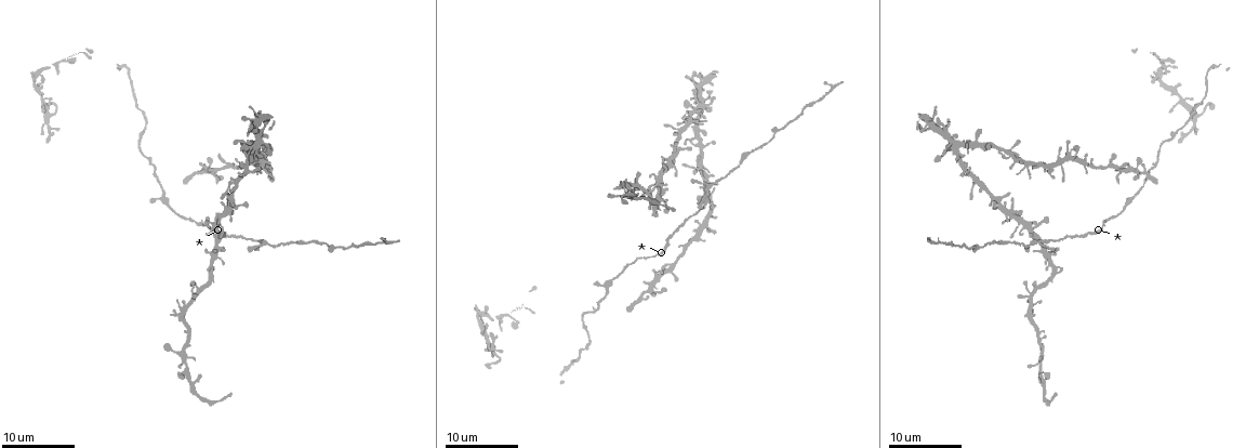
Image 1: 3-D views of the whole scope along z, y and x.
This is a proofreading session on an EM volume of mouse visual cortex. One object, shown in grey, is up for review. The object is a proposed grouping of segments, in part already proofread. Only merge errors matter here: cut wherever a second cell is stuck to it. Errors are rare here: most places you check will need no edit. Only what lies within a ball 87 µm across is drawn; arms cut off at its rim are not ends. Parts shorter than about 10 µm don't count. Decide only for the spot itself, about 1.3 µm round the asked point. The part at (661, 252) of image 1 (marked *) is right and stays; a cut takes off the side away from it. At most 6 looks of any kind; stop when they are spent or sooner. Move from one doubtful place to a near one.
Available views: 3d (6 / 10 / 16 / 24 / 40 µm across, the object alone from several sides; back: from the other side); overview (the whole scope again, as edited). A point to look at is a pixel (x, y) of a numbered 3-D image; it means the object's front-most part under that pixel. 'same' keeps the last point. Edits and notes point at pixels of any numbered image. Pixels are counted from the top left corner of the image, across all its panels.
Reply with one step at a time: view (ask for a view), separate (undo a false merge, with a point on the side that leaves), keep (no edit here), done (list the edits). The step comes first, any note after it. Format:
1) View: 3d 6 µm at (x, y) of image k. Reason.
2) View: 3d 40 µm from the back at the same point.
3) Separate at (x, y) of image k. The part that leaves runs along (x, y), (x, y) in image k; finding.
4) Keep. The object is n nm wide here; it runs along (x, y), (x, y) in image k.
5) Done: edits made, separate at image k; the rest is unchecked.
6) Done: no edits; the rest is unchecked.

View: 3d 24 µm at (1036, 243) of image 1. Sudden change in width.

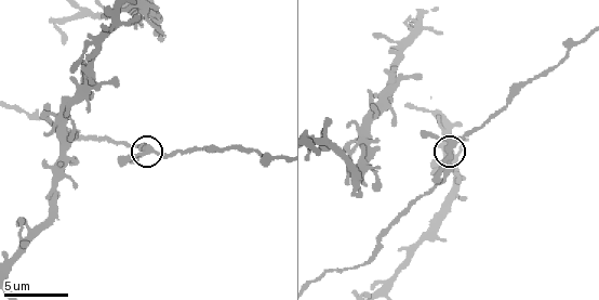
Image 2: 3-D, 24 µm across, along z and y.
View: 3d 10 µm at (145, 148) of image 2.

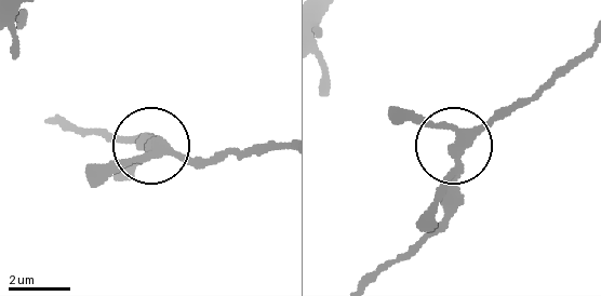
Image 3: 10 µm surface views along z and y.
Keep. 3 arms meet here; it runs along (66, 123), (211, 162) in image 3; all the same cell.

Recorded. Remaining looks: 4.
View: 3d 24 µm at (165, 195) of image 1. Small branch off a trunk.

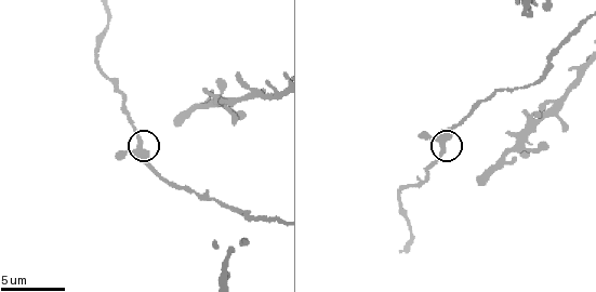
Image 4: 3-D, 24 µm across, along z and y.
View: 3d 6 µm at (141, 142) of image 4.

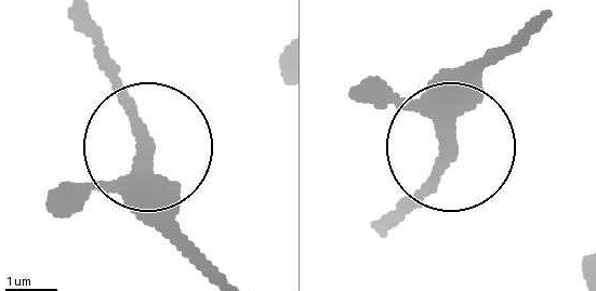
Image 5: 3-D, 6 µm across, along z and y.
Keep. 3 arms meet here; it runs along (226, 278), (179, 226), (144, 123), (88, 24) in image 5; all the same cell.

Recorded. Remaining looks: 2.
View: 3d 10 µm at (63, 155) of image 2. Four or more arms meet.

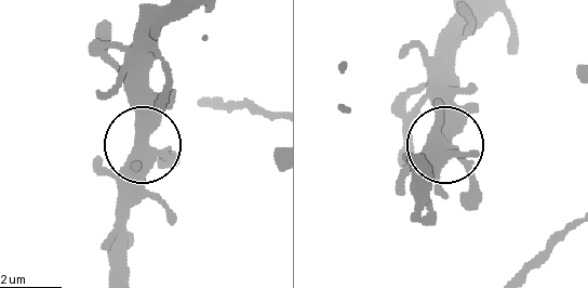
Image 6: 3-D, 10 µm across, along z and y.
View: 3d 10 µm from the back at (139, 147) of image 6.

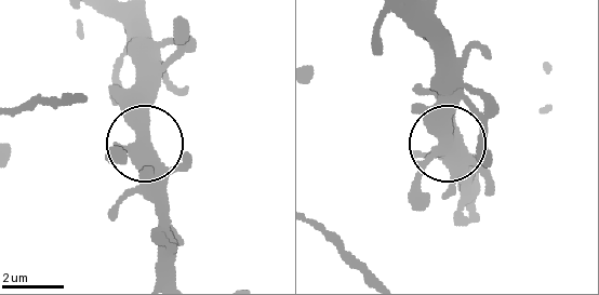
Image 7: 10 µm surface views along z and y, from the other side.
Keep. 4 arms meet here; all the same cell.

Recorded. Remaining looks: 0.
Done: no edits; the rest is unchecked.

